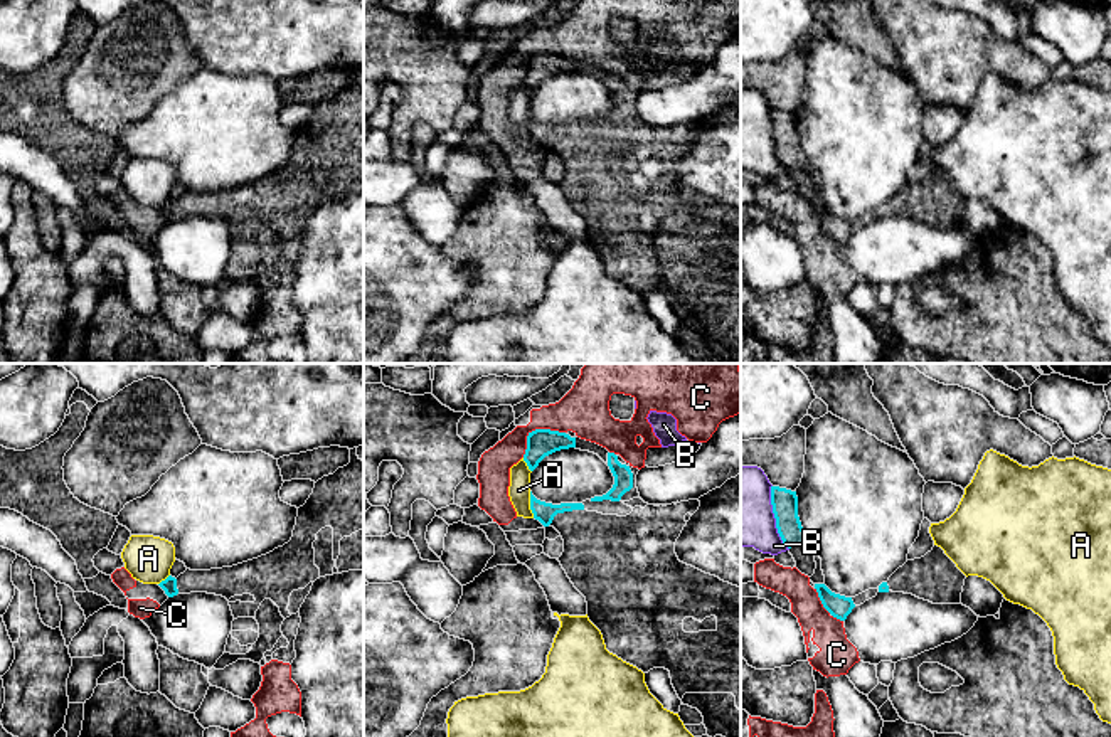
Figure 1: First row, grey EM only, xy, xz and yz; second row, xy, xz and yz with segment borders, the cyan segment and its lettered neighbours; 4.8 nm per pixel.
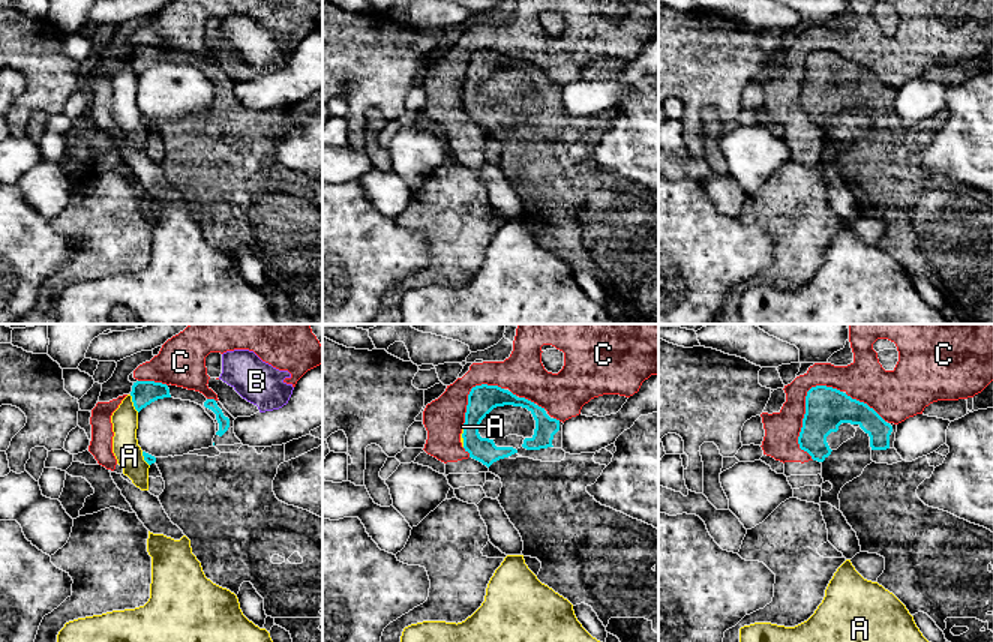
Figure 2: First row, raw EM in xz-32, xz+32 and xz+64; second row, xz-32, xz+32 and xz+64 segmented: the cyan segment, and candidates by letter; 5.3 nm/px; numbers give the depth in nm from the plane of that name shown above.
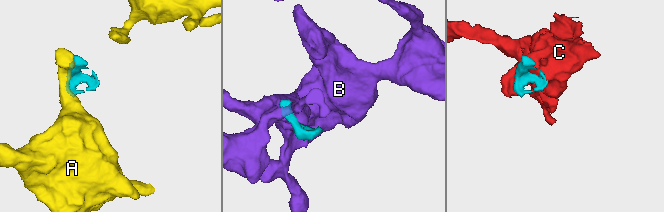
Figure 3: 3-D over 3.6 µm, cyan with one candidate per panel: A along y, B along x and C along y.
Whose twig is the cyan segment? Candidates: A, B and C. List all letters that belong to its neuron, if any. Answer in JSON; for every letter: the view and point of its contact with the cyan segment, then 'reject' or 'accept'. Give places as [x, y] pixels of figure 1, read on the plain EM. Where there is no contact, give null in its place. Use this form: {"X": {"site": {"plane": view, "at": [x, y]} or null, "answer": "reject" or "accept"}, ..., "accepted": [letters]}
{"A": {"site": {"plane": "xz", "at": [531, 128]}, "answer": "reject"}, "B": {"site": {"plane": "yz", "at": [775, 140]}, "answer": "reject"}, "C": {"site": {"plane": "xz", "at": [536, 53]}, "answer": "reject"}, "accepted": []}

